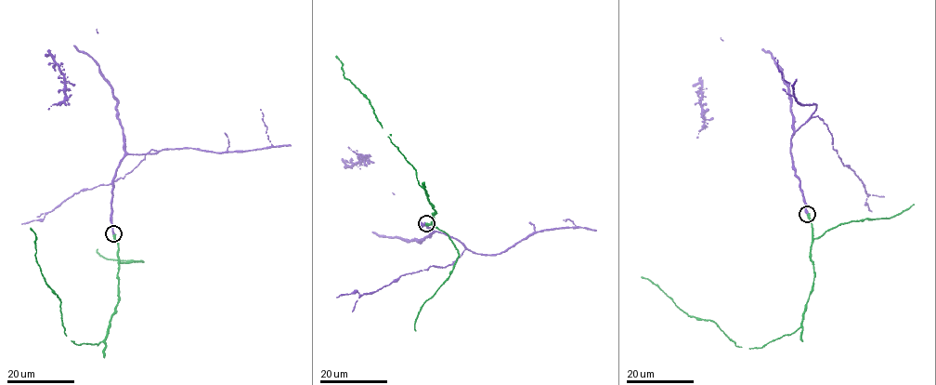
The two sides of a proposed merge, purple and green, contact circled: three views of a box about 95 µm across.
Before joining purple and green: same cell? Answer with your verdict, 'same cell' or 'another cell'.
same cell

